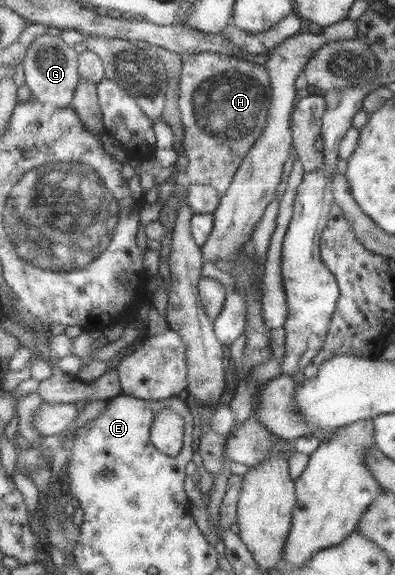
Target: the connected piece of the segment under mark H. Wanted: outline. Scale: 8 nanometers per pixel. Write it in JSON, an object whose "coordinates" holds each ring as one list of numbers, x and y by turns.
{"coordinates":[[215,52,182,54,182,60,181,113,185,126,182,153,190,161,185,179,189,184,209,185,222,196,268,121,272,101,268,72,264,65]]}

